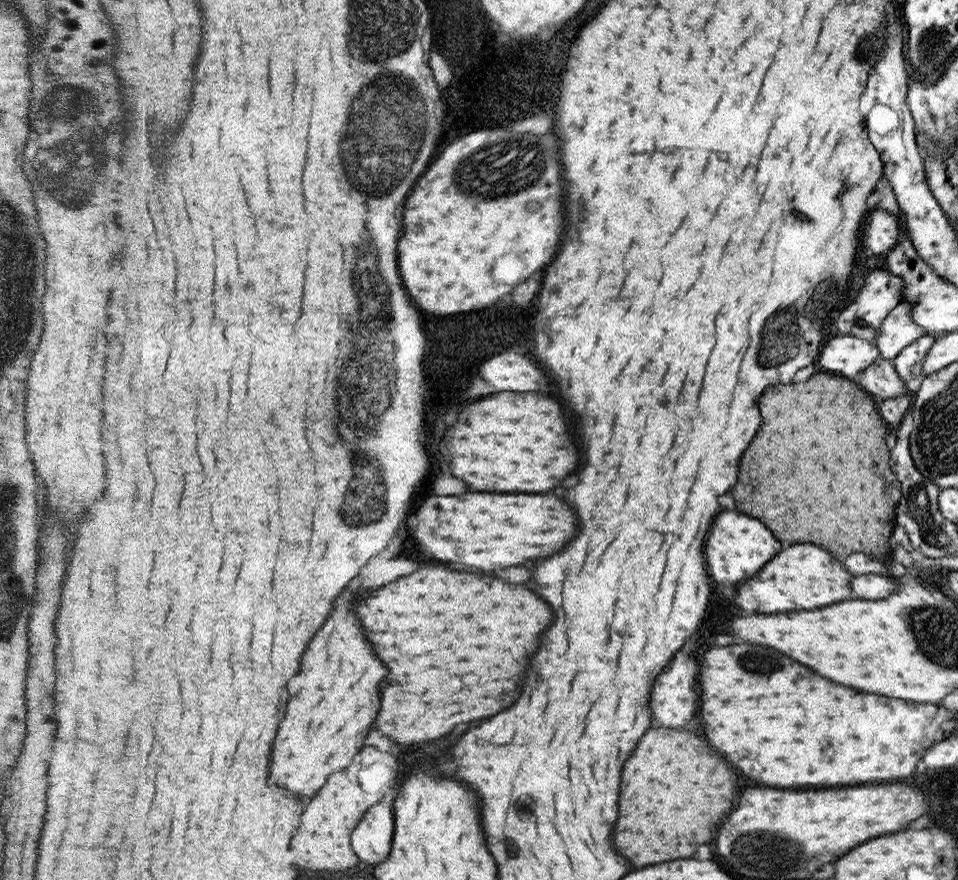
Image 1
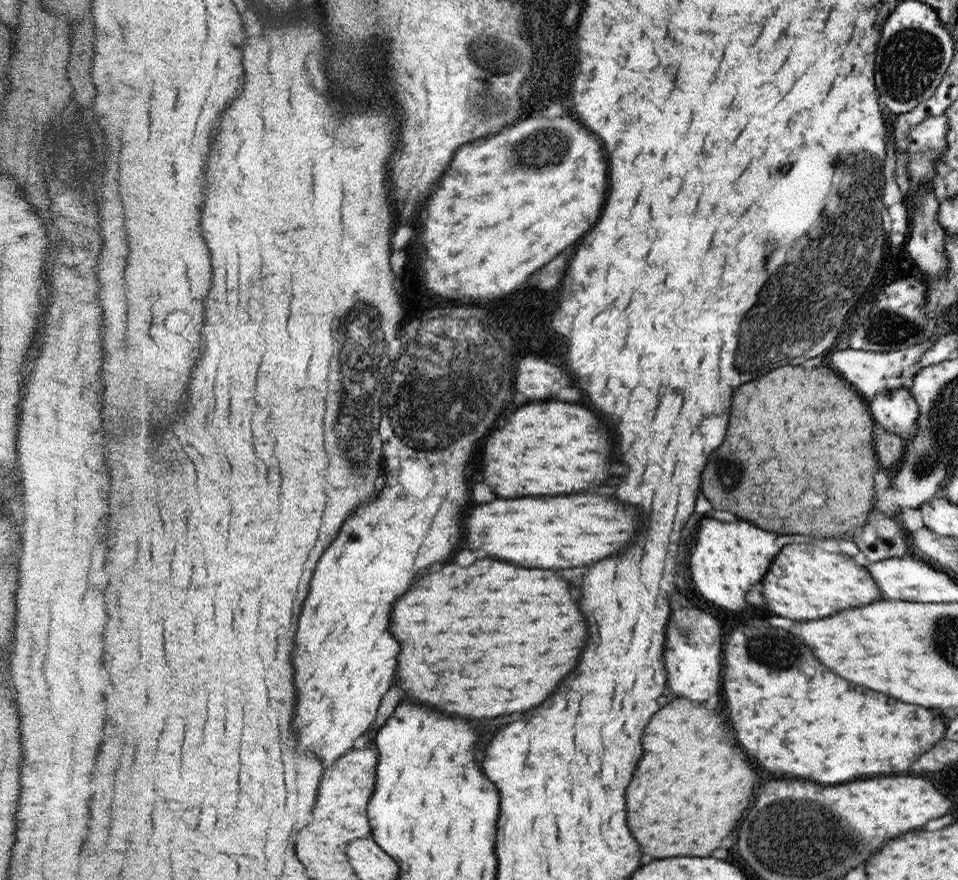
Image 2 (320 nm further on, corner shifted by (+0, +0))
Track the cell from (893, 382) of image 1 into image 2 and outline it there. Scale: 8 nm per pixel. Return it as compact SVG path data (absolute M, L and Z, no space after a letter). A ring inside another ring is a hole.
M904 388L898 390L885 390L878 394L878 398L872 398L870 410L874 410L874 418L878 418L878 424L886 428L888 432L895 432L903 441L904 448L915 438L915 431L918 429L920 407L911 392Z

